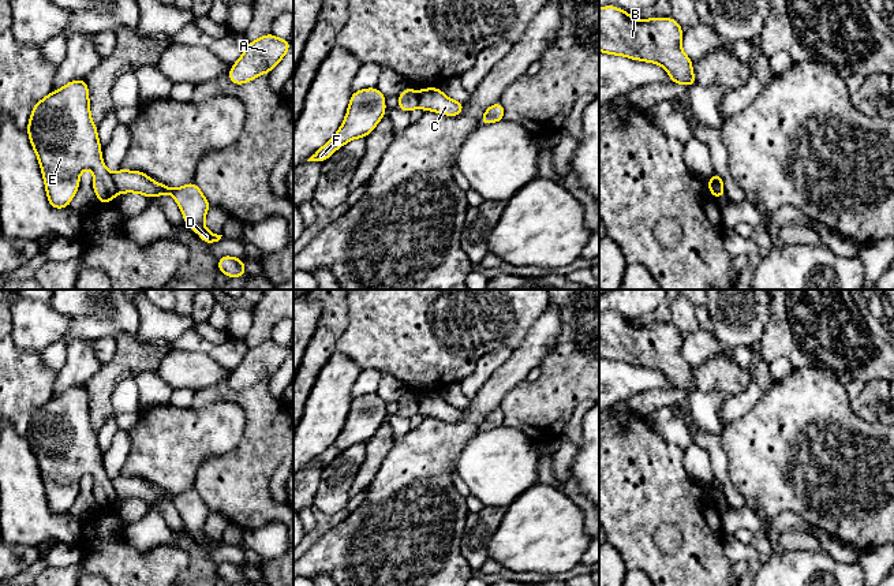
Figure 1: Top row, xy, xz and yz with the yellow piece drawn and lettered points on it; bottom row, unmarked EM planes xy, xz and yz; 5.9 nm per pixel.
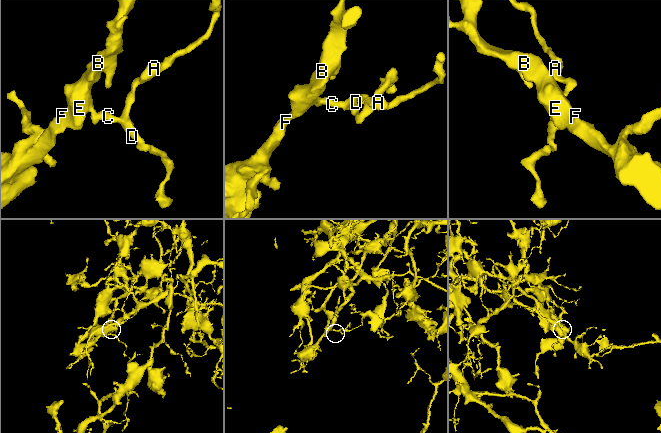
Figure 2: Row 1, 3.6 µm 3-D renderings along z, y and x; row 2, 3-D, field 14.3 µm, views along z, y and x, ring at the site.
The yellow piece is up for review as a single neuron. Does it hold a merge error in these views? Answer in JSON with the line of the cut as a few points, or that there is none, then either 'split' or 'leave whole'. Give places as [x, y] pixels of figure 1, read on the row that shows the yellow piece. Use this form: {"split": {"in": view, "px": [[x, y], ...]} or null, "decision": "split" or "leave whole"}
{"split": {"in": "xy", "px": [[111, 175], [118, 191]]}, "decision": "split"}

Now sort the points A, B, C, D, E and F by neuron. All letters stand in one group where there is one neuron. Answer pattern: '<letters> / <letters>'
A C D / B E F

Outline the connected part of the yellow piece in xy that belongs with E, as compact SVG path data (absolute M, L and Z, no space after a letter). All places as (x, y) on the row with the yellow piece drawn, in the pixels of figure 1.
M85 79L71 81L38 101L31 111L27 134L52 208L68 208L85 168L94 172L93 189L98 202L113 201L117 187L102 161Z

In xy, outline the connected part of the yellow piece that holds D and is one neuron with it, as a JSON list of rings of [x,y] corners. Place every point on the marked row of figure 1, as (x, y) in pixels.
[[[121,168],[112,175],[112,179],[117,187],[117,193],[141,193],[147,198],[154,195],[162,197],[169,193],[182,209],[186,224],[192,228],[206,245],[216,243],[221,239],[222,235],[212,234],[203,224],[210,204],[194,182],[183,187],[171,189],[164,183],[157,184],[141,171],[124,171]]]

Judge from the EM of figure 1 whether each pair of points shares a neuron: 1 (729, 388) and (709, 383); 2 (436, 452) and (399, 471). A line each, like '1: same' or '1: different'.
1: same
2: same

